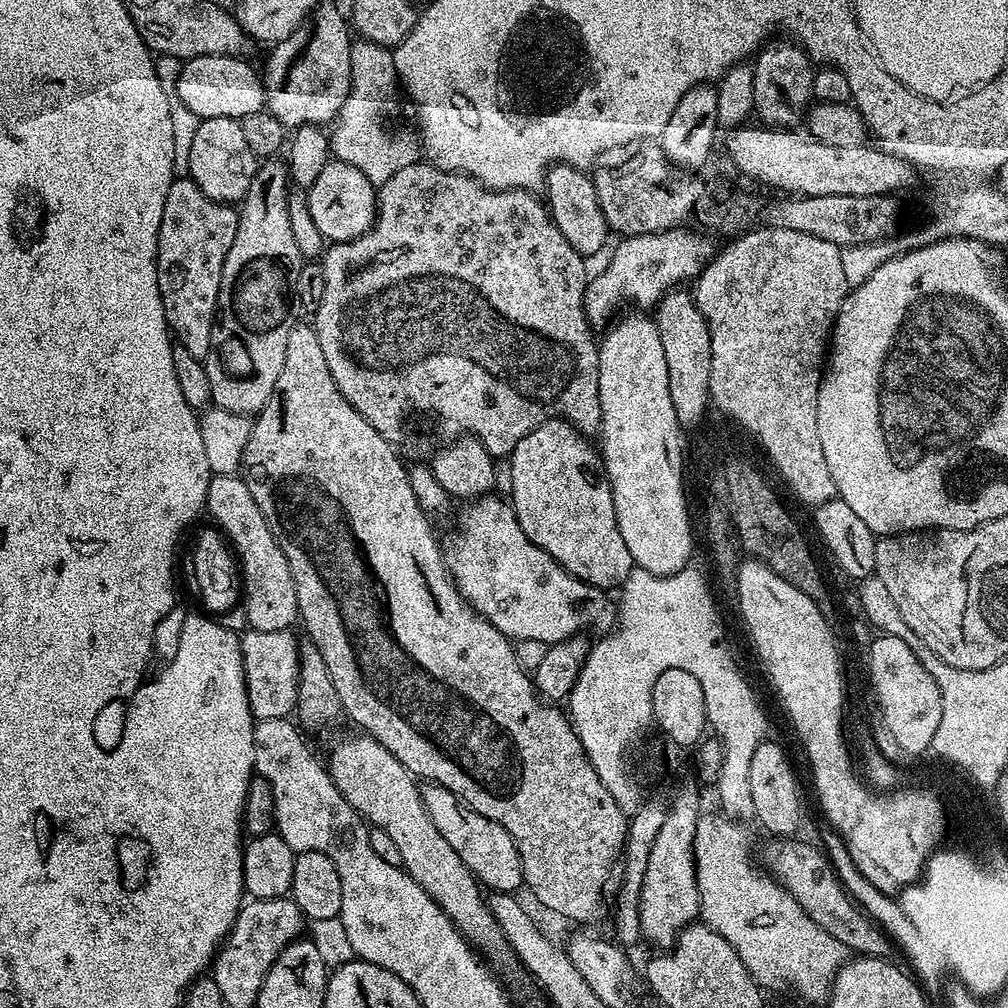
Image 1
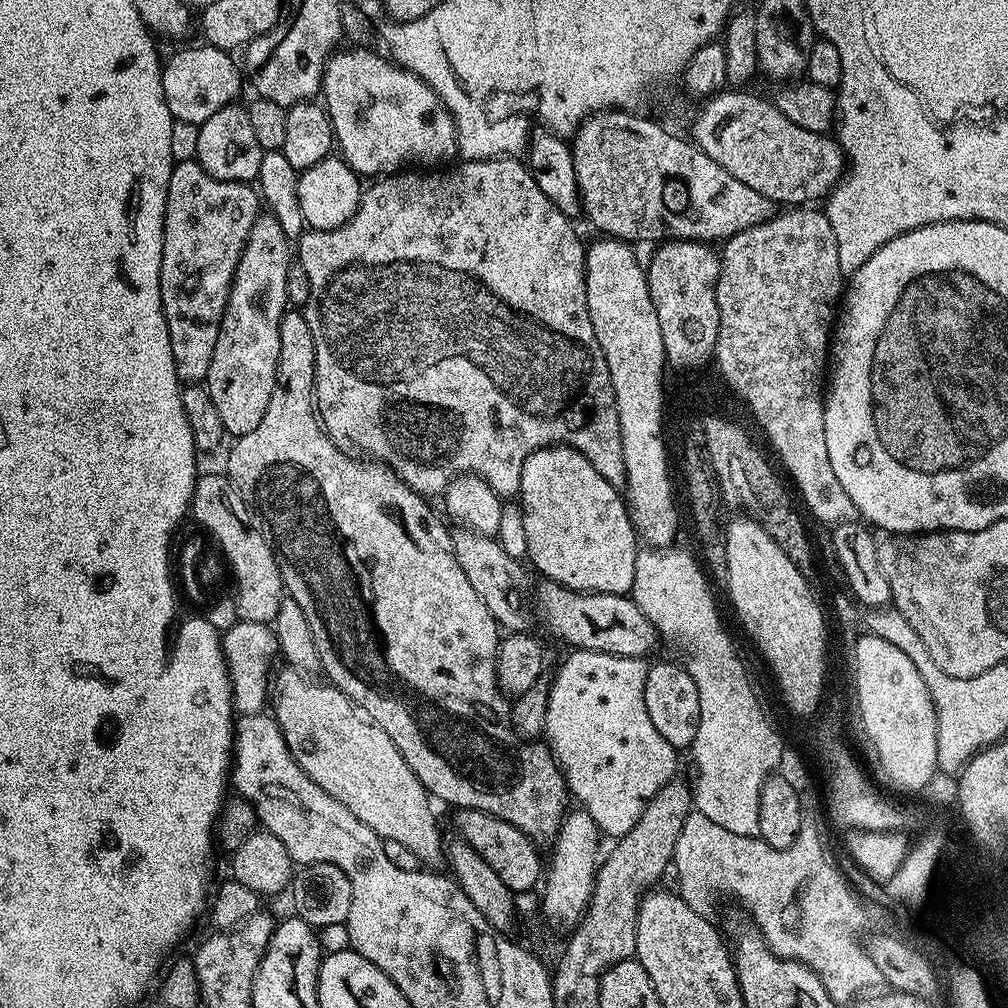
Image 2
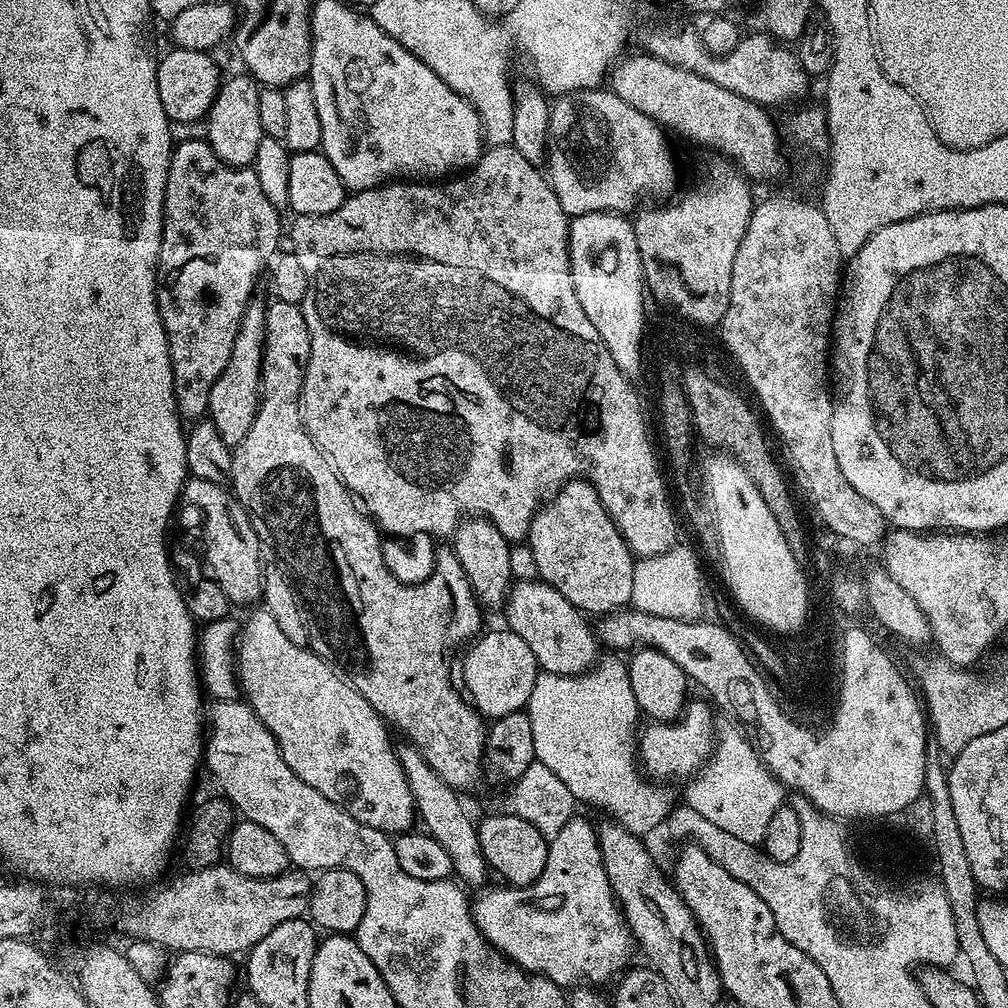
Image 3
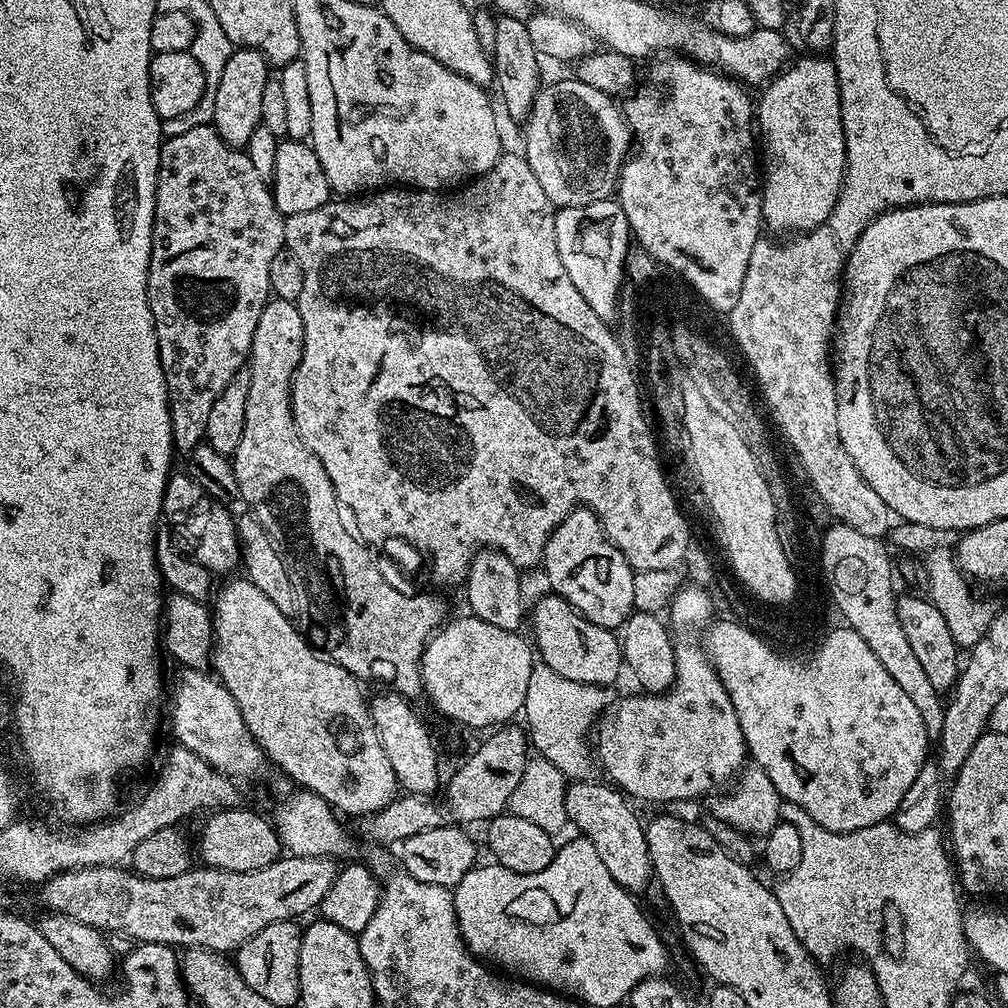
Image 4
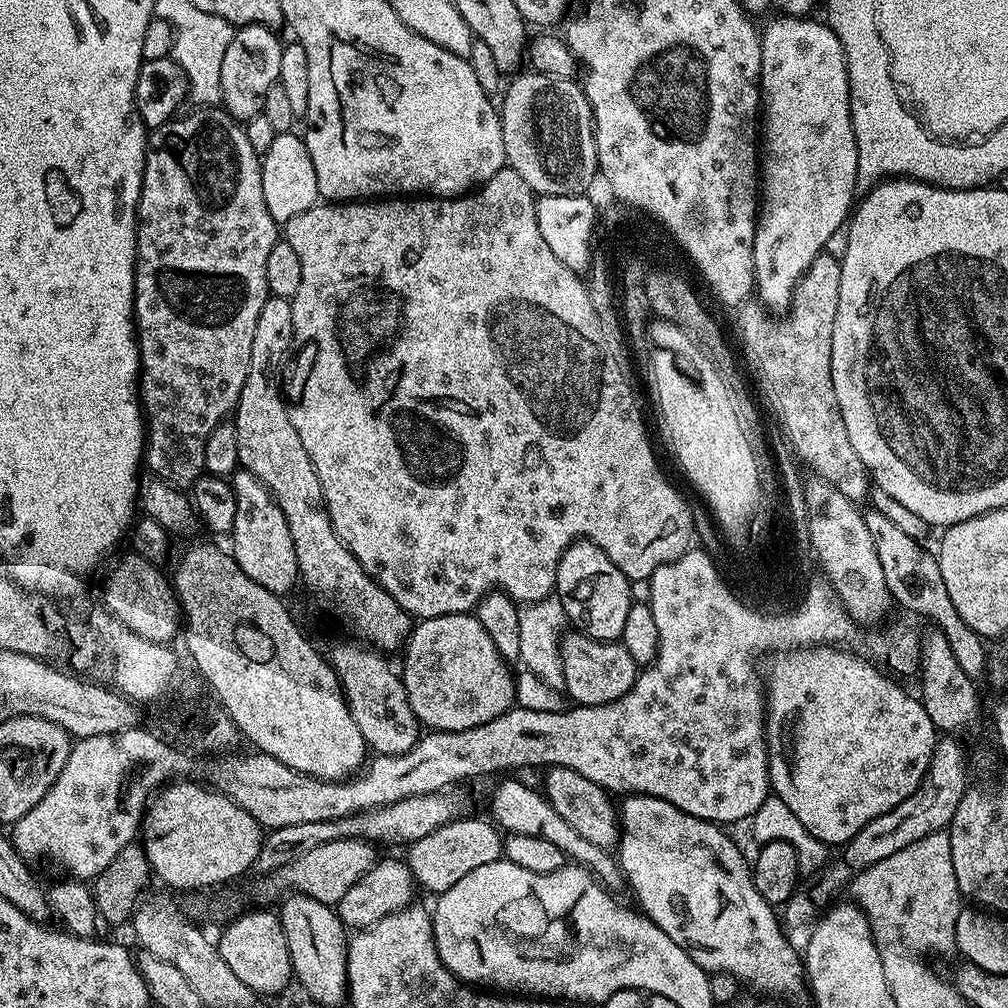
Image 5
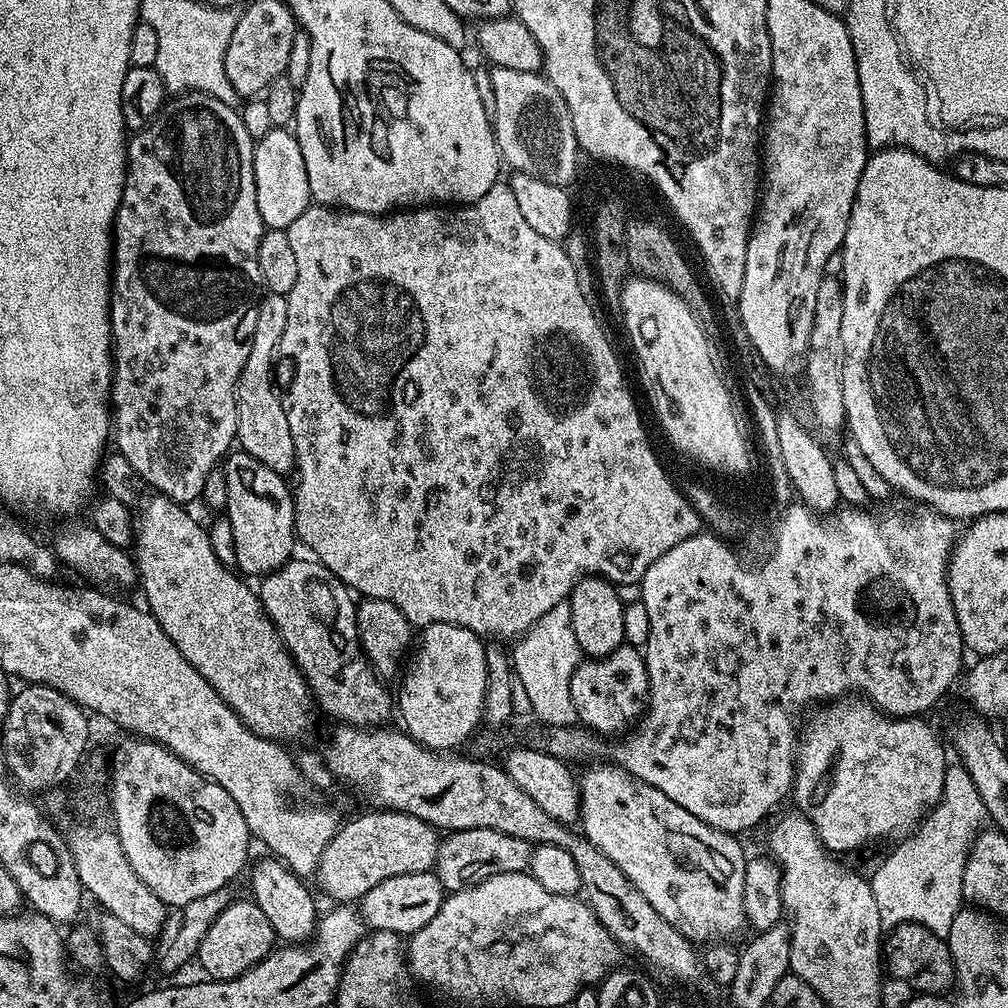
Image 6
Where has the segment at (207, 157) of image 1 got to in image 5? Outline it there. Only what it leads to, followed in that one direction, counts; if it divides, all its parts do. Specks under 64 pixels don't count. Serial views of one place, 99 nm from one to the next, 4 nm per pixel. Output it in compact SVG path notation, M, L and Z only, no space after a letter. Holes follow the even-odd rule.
M245 24L232 34L230 46L222 57L222 94L220 99L225 112L237 122L247 122L261 115L266 102L266 90L280 79L278 69L282 66L284 44L273 29L265 24Z

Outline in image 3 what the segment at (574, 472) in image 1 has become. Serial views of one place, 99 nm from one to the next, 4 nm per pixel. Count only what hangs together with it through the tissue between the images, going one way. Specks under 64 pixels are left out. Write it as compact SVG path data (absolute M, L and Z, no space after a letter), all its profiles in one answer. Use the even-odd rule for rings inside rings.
M577 478L560 487L532 519L526 544L532 547L539 579L554 586L581 612L607 614L631 601L634 553L588 481Z

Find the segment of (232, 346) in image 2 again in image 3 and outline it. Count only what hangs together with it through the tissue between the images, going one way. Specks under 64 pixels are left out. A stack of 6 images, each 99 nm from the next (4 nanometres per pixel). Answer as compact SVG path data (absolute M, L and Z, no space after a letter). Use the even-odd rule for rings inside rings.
M257 302L249 303L238 330L238 338L234 338L234 350L230 350L230 362L226 362L226 370L218 374L218 382L214 382L214 390L210 390L210 402L207 415L218 426L218 434L222 434L222 442L234 449L240 445L242 438L254 426L256 408L260 404L260 367L264 353L264 317L265 305Z

